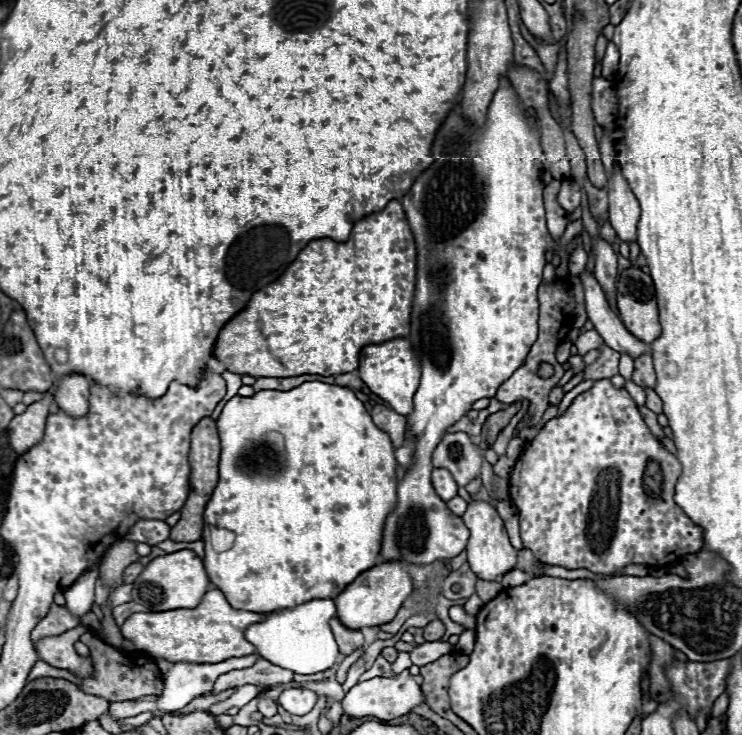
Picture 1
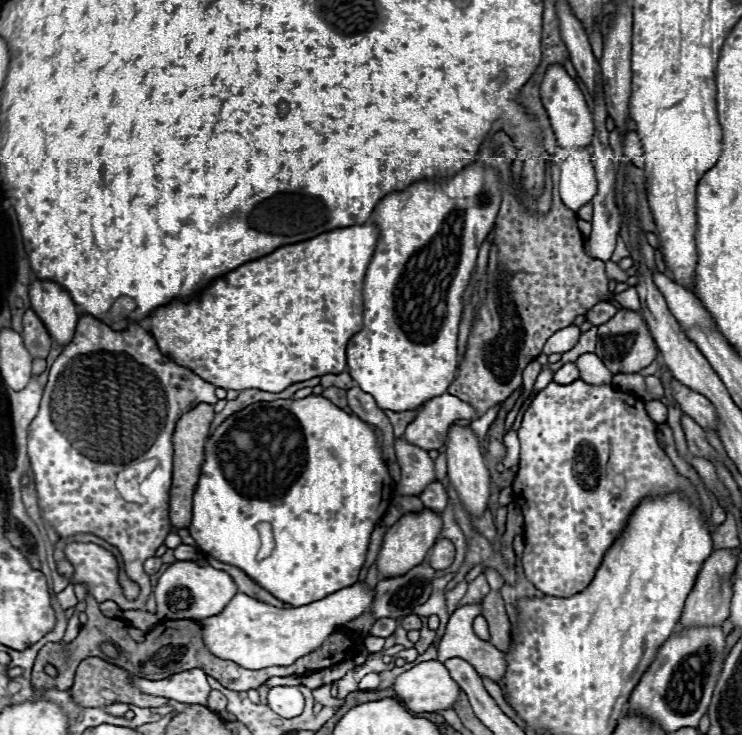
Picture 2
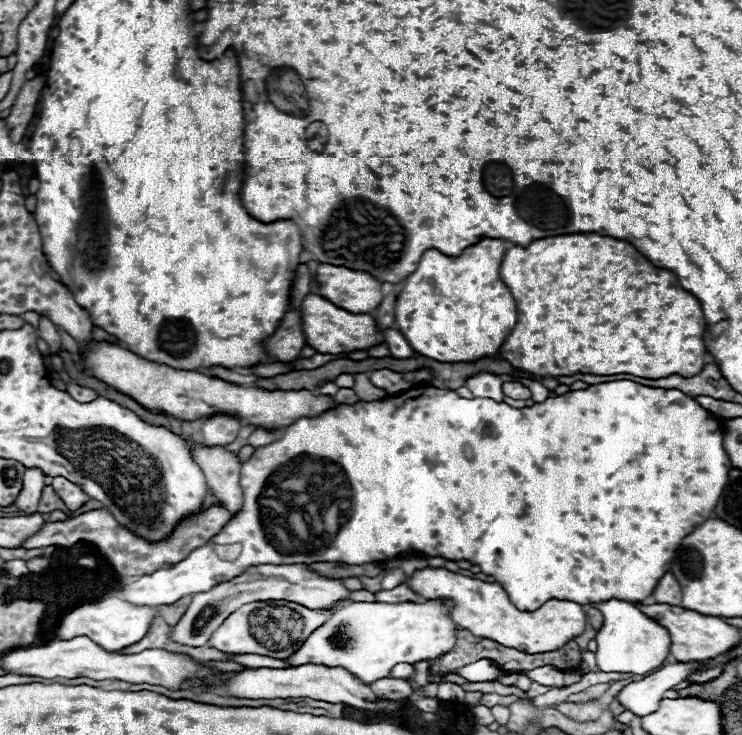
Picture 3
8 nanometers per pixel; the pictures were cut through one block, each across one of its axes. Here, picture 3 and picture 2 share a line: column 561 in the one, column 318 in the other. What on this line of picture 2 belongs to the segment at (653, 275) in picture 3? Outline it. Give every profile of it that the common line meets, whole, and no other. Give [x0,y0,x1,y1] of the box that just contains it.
[146,222,378,392]

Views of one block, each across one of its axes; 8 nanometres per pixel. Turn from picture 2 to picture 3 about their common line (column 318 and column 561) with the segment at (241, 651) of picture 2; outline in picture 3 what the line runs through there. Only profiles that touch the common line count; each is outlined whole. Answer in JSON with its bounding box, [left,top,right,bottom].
[406,566,586,654]

